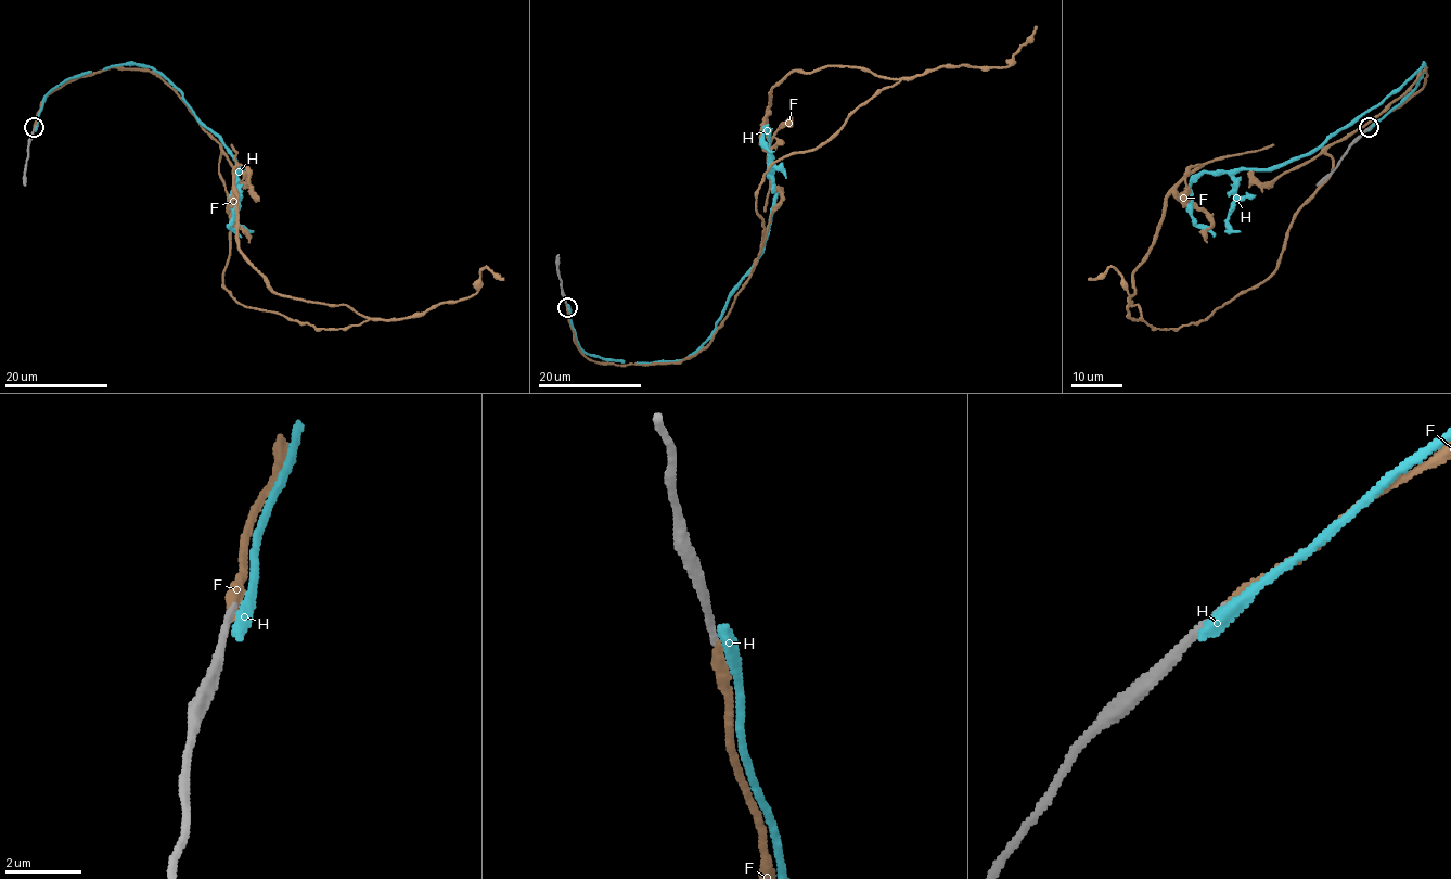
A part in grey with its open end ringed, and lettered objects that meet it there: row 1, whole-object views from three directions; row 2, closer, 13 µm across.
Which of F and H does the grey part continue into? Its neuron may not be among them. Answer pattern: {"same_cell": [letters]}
{"same_cell": ["F"]}

